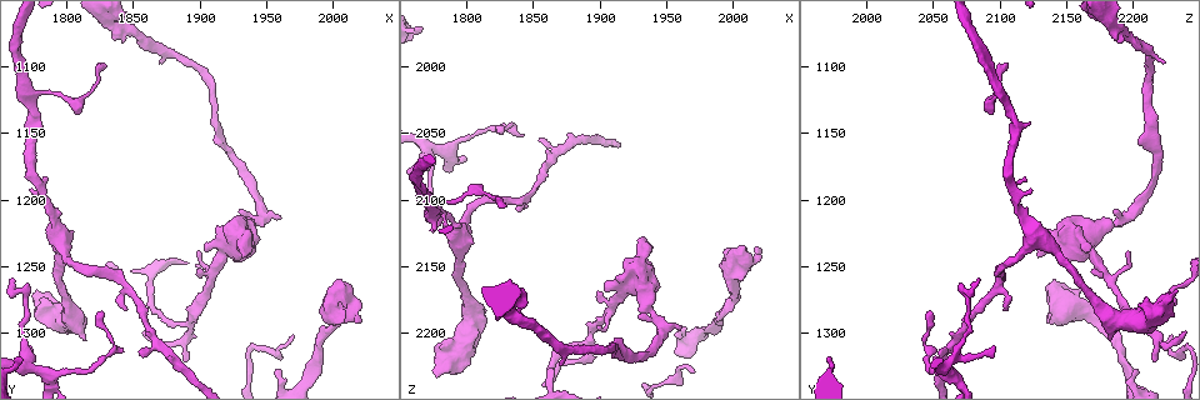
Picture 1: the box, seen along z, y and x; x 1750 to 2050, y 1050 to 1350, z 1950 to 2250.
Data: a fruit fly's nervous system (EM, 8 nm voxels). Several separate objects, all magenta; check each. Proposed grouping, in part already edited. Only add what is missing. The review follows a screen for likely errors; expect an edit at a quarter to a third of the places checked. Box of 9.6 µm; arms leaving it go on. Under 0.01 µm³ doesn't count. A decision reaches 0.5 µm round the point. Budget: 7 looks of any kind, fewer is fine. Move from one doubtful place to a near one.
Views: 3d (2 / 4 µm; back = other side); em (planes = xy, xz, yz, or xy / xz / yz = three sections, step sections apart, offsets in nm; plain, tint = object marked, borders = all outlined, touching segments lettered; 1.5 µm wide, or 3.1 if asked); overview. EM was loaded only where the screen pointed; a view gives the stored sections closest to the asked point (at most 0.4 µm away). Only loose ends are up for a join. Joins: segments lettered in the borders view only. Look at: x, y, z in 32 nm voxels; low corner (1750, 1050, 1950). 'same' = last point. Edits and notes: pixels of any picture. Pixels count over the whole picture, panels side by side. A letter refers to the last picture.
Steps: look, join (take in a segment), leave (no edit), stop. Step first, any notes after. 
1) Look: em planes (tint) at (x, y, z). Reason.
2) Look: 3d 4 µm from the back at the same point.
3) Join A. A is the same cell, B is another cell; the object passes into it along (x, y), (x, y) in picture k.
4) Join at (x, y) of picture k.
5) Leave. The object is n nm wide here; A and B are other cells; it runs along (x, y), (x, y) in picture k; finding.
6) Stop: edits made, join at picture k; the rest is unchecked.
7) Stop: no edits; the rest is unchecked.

Look: 3d 4 µm from the back at (2020, 1288, 2138). Free end.

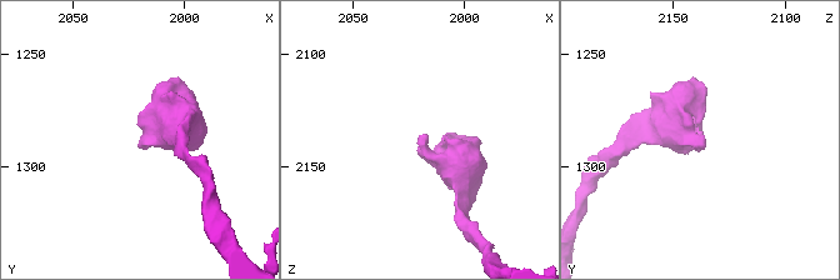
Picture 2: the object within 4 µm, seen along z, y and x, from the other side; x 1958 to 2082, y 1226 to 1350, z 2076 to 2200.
Look: em planes (borders) at (2018, 1285, 2137). Shape alone is not enough.

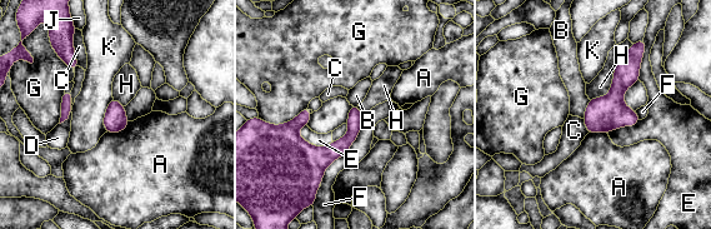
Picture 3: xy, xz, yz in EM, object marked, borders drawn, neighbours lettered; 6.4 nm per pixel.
Leave. The object is 100 nm wide here; A, B, C, D, E, F, G, H, J and K are other cells; it runs along (641, 44), (612, 105), (591, 129) in picture 3; no lettered segment goes on from it.

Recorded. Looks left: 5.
Look: em yz step 4 (borders) at (1902, 1238, 2168).

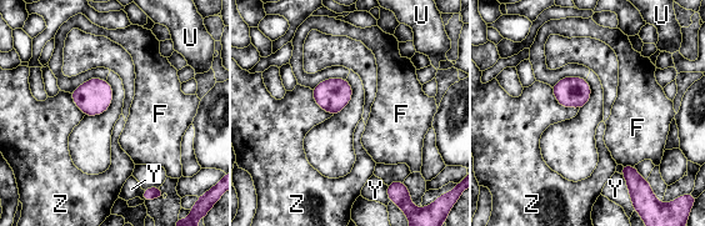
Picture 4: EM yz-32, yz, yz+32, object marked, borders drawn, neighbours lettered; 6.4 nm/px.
Look: em planes (borders) at the same point. Cut it another way.

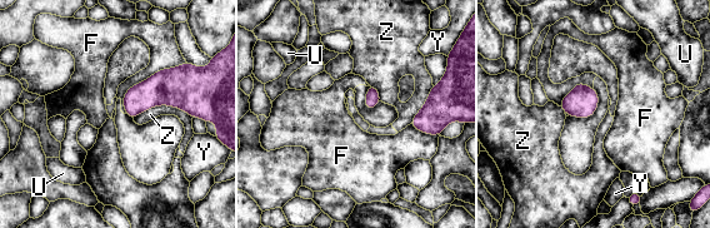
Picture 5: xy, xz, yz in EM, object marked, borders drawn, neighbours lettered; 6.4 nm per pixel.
Leave. F, U, Y and Z are other cells; no lettered segment goes on from it.

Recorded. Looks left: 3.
Look: 3d 2 µm at (1890, 1320, 2214). Tapers out.

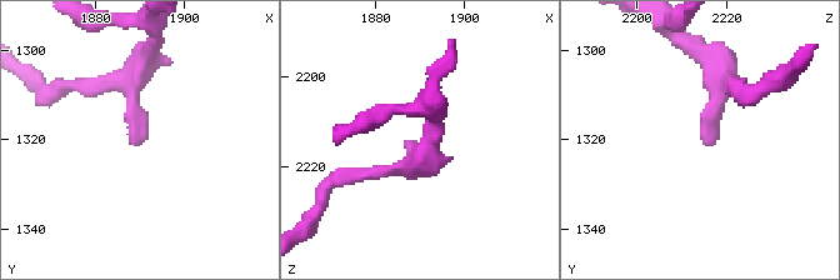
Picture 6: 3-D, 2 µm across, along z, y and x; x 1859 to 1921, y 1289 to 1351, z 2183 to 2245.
Look: em planes (plain) at (1888, 1320, 2214).

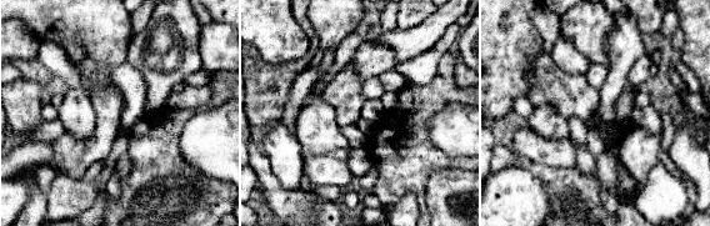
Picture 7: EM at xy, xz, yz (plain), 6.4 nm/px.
Look: em planes (borders) at the same point. What lies round it.

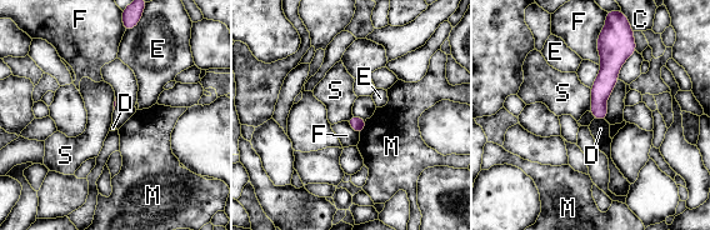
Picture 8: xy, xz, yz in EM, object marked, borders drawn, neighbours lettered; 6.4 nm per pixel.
Leave. C, D, E, F, M and S are other cells; none of them fits.

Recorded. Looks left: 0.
Stop: no edits; the rest is unchecked.

